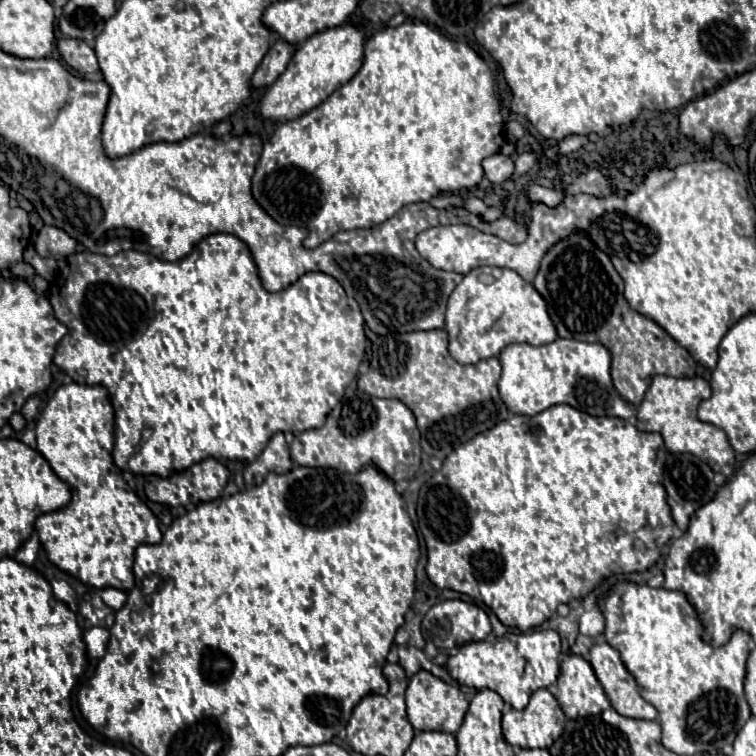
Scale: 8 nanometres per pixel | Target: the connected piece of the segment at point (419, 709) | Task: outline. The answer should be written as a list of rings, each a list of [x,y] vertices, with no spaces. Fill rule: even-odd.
[[[418,671],[410,679],[408,689],[406,689],[406,705],[408,705],[408,719],[412,727],[418,731],[456,733],[468,711],[468,701],[464,693],[456,685],[448,685],[428,671]]]

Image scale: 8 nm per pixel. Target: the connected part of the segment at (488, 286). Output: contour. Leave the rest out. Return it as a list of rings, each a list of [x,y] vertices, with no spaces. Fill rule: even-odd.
[[[476,267],[462,277],[448,297],[444,329],[448,333],[450,355],[462,365],[498,357],[504,345],[520,341],[546,345],[558,337],[540,293],[516,271],[500,267]]]

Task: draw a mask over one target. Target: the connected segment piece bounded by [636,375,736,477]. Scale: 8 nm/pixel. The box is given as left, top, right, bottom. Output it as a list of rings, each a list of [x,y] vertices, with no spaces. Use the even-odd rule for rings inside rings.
[[[654,375],[650,381],[650,387],[638,407],[636,413],[636,427],[640,431],[656,431],[662,435],[664,445],[670,453],[692,453],[706,461],[716,473],[722,473],[730,477],[734,473],[734,449],[728,443],[728,437],[722,429],[702,423],[696,415],[696,409],[700,401],[710,397],[710,385],[702,377],[668,377],[668,375]]]

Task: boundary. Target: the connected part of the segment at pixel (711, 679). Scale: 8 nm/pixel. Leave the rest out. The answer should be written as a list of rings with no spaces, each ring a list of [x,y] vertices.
[[[618,581],[608,593],[604,593],[600,597],[600,611],[604,613],[606,621],[606,643],[620,653],[624,667],[636,679],[640,695],[658,709],[662,725],[661,743],[668,745],[668,749],[678,755],[720,753],[724,745],[732,745],[740,725],[744,725],[744,721],[750,717],[750,707],[744,699],[750,635],[736,629],[726,645],[712,647],[702,641],[702,625],[696,617],[696,609],[688,605],[684,593],[668,591],[664,587],[654,589],[650,585],[638,585],[632,581]]]

